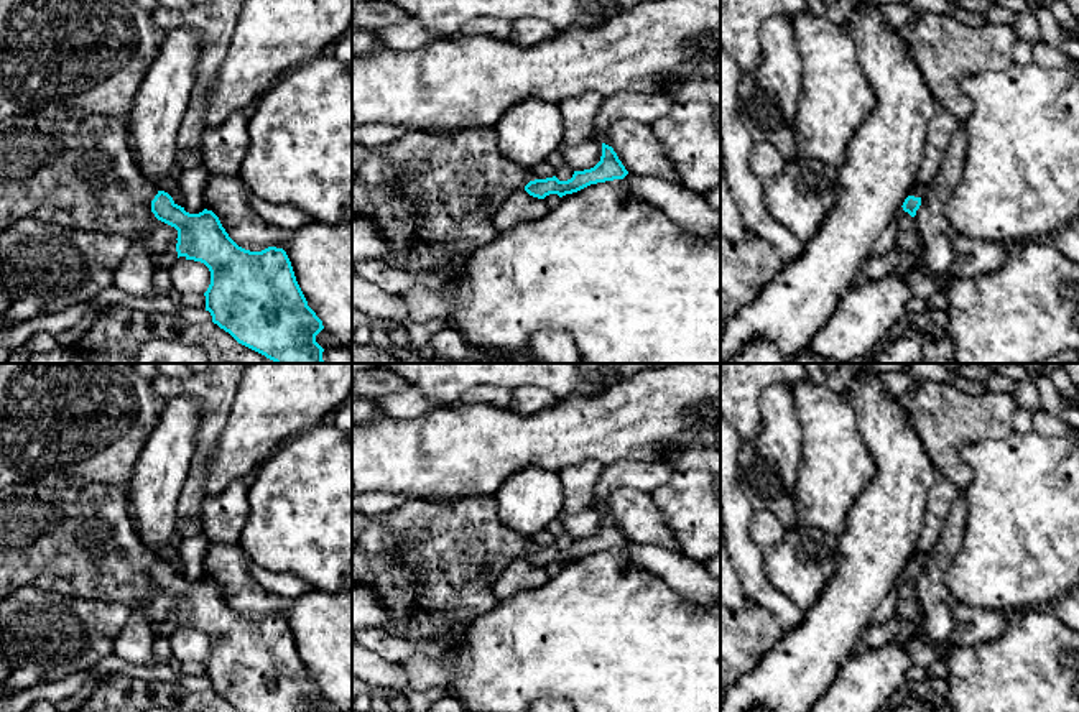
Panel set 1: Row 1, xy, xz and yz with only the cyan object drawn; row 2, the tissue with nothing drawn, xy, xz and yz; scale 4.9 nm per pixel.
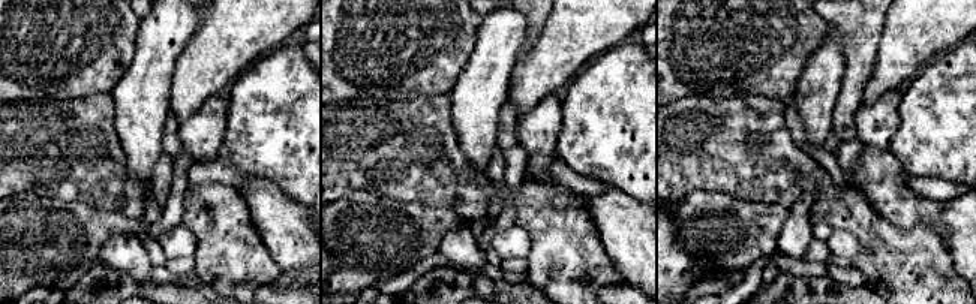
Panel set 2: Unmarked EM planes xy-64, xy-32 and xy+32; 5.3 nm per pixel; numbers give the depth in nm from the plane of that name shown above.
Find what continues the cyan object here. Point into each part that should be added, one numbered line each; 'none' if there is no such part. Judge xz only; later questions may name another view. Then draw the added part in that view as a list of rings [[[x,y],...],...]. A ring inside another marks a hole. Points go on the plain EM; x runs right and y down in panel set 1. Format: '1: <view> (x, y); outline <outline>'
1: xz (453, 553); outline [[[493,495],[447,503],[413,498],[377,515],[352,511],[352,582],[380,595],[391,613],[391,635],[410,641],[444,641],[452,630],[489,613],[502,569],[535,548],[531,538],[502,525]]]

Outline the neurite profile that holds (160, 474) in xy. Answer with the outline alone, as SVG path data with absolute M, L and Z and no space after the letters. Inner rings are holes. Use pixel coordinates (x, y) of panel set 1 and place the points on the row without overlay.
M166 398L156 429L127 485L138 538L158 559L163 559L163 549L171 544L176 531L176 505L189 474L199 426L199 398Z

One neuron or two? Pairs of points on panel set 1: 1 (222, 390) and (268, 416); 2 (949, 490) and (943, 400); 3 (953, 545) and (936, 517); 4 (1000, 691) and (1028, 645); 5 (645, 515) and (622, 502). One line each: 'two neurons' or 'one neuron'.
1: two neurons
2: two neurons
3: two neurons
4: one neuron
5: one neuron

